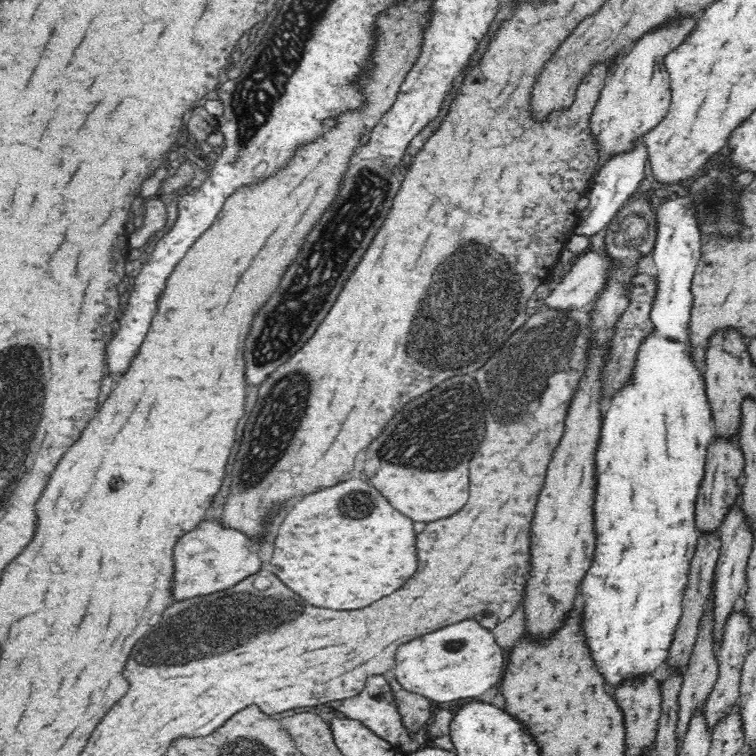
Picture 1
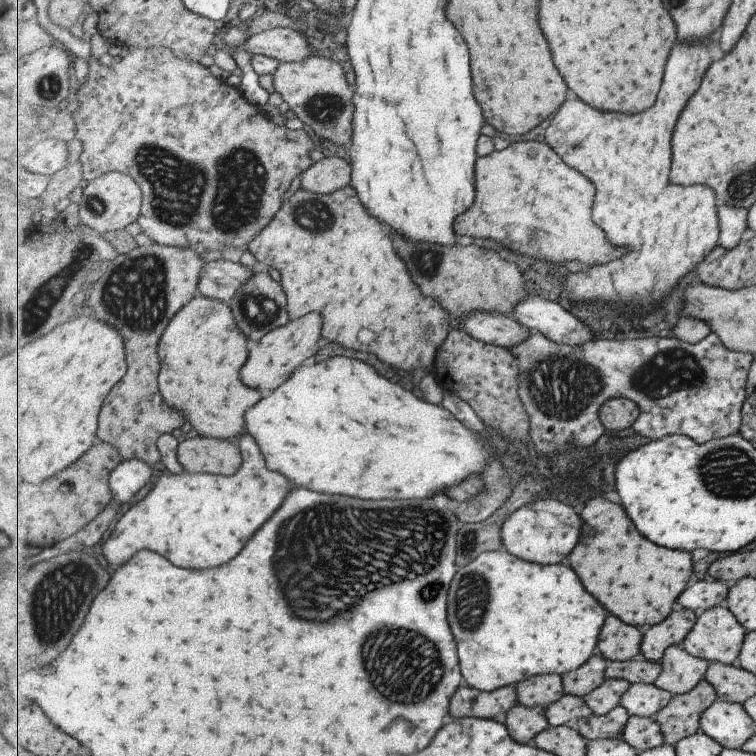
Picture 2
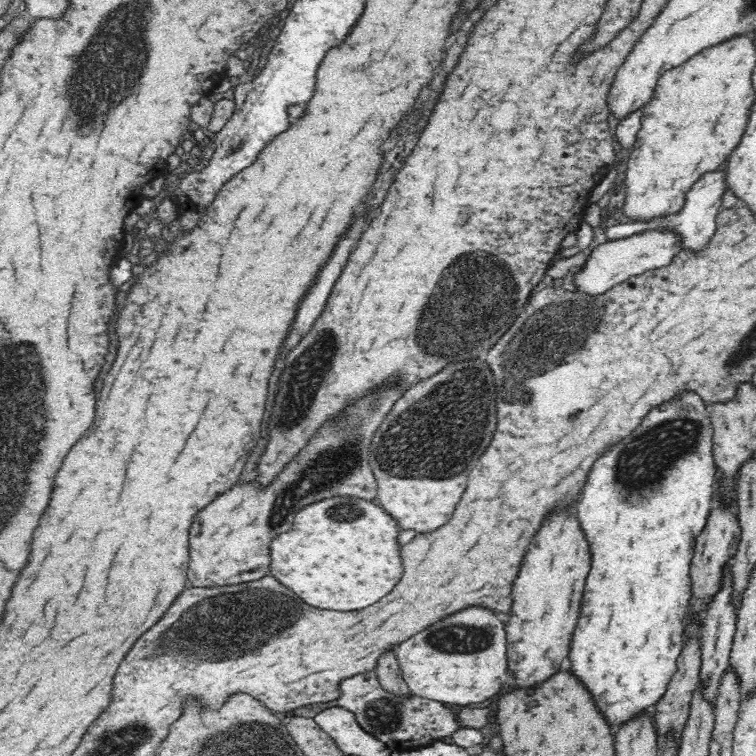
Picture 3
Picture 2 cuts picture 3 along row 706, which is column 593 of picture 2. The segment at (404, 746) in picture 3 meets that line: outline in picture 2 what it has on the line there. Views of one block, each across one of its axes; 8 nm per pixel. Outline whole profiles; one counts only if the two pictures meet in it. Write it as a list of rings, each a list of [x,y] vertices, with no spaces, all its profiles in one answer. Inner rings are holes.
[[[711,331],[711,334],[707,338],[704,338],[698,343],[687,343],[672,336],[670,338],[623,338],[622,340],[596,339],[584,345],[562,345],[549,340],[539,332],[534,332],[524,343],[517,345],[515,349],[509,350],[517,355],[520,362],[520,381],[522,382],[522,386],[519,392],[525,408],[530,414],[530,438],[535,450],[533,454],[536,456],[540,455],[541,458],[545,458],[547,461],[557,460],[559,463],[561,462],[561,458],[559,458],[558,454],[565,453],[569,446],[571,449],[575,446],[577,451],[589,452],[589,448],[593,448],[603,434],[609,433],[606,425],[601,420],[600,410],[609,399],[615,397],[625,397],[626,399],[634,400],[640,406],[640,417],[634,428],[640,435],[645,436],[645,438],[650,438],[652,441],[661,440],[669,435],[687,435],[698,443],[706,443],[713,439],[725,438],[726,436],[739,433],[742,427],[743,398],[747,398],[745,392],[747,392],[747,382],[749,382],[749,370],[751,370],[753,358],[755,358],[755,355],[751,353],[728,349],[722,341],[722,338],[713,331]]]

